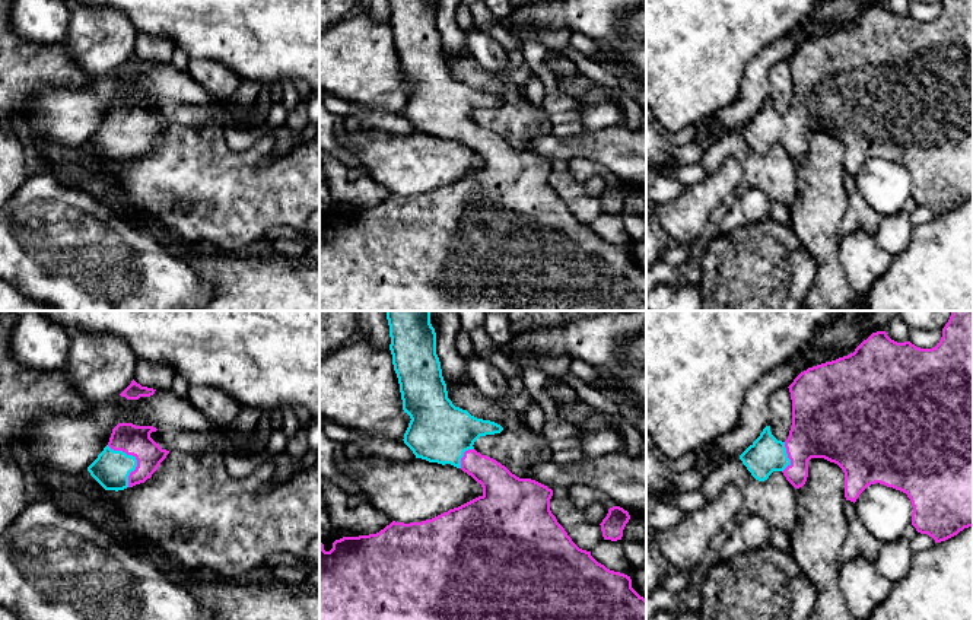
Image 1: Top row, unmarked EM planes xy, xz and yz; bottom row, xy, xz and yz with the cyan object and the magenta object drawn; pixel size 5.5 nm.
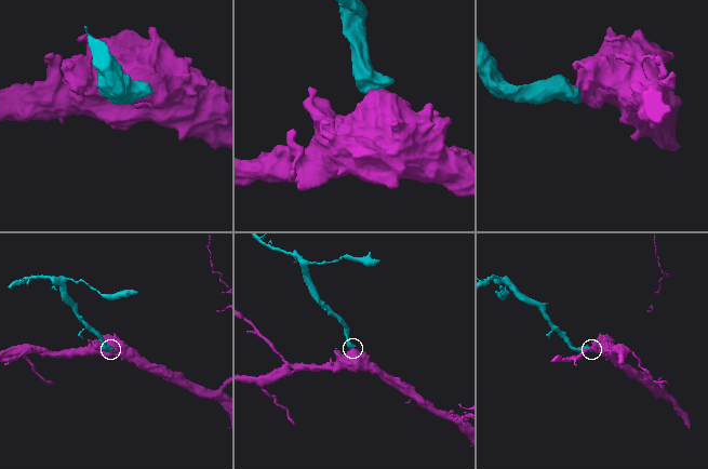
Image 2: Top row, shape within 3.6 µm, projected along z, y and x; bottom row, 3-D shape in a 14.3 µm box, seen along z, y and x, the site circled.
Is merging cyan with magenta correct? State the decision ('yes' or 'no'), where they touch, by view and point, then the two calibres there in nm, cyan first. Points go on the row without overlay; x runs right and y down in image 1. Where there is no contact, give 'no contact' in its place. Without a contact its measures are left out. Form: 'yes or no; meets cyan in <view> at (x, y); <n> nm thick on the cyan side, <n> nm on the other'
yes; meets cyan in xy at (134, 132); 200 nm thick on the cyan side, 170 nm on the other

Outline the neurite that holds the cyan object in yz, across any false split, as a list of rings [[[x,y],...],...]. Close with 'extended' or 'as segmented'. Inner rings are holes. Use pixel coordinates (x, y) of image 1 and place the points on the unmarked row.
[[[944,0],[939,16],[932,22],[920,22],[910,15],[897,16],[885,4],[872,6],[853,26],[826,35],[801,45],[788,60],[792,73],[792,99],[785,115],[778,114],[770,99],[766,99],[760,109],[740,128],[740,133],[751,149],[764,155],[773,144],[782,144],[786,153],[799,162],[808,150],[808,134],[824,131],[837,137],[845,146],[845,171],[856,175],[859,168],[871,158],[880,156],[907,168],[912,175],[912,198],[920,207],[928,207],[935,216],[957,209],[964,201],[973,200],[973,0]]] | extended

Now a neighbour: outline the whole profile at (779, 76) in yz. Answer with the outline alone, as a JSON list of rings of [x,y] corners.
[[[788,60],[778,61],[767,71],[770,86],[770,105],[778,112],[785,115],[792,99],[792,73]]]

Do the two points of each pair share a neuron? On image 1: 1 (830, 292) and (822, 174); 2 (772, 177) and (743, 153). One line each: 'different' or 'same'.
1: same
2: same

